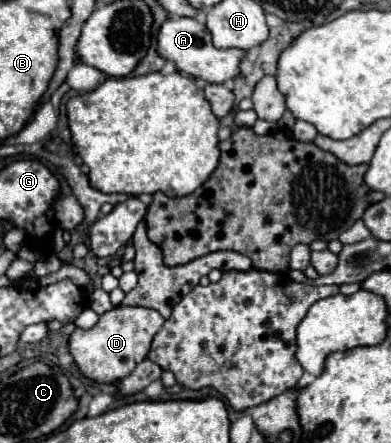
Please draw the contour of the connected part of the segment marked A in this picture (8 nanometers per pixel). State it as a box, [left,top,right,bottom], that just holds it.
[156,17,244,83]

